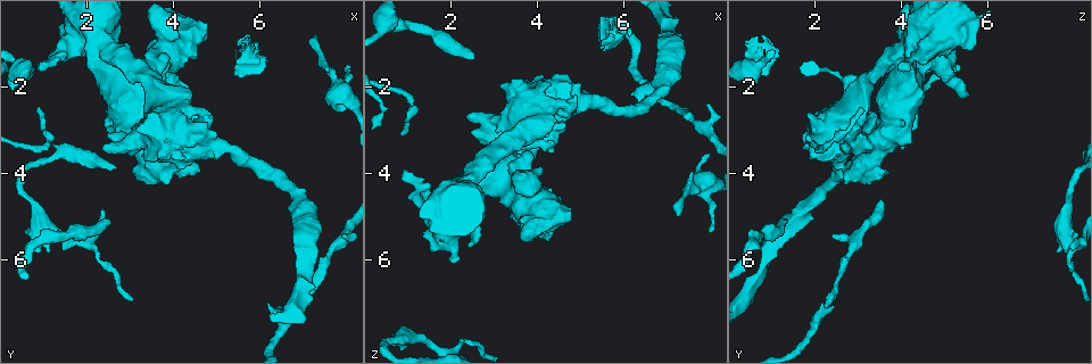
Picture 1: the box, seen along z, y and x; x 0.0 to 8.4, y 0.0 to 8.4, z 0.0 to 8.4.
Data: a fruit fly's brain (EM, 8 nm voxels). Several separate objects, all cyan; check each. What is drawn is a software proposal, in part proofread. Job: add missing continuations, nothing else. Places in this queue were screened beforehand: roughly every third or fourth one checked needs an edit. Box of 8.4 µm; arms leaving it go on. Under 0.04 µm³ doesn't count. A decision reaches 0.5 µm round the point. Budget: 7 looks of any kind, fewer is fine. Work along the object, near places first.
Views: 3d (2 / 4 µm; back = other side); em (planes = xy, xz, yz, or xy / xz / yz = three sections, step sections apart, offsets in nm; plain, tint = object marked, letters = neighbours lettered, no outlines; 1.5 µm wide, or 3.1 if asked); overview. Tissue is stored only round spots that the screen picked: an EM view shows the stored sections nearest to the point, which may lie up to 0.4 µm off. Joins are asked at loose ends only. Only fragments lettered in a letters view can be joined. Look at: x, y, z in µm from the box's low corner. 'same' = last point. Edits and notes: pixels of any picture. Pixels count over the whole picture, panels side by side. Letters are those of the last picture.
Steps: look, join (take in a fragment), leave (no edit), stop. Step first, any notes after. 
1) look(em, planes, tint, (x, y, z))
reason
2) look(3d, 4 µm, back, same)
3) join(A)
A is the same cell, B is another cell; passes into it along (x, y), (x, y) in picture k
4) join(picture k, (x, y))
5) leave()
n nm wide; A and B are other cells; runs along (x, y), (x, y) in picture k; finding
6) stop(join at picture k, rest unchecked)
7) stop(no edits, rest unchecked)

look(3d, 4 µm, (0.90, 1.60, 4.00))
an open end

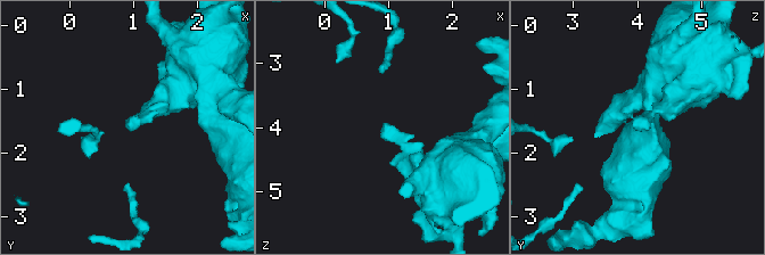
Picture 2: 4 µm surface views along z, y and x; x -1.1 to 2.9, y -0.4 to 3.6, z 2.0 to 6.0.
look(em, planes, plain, (0.90, 1.55, 4.00))
now the EM

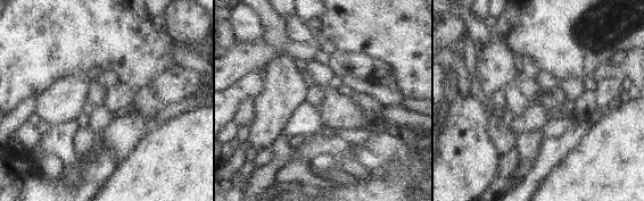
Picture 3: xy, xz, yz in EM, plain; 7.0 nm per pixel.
look(em, planes, letters, same)
what lies round it

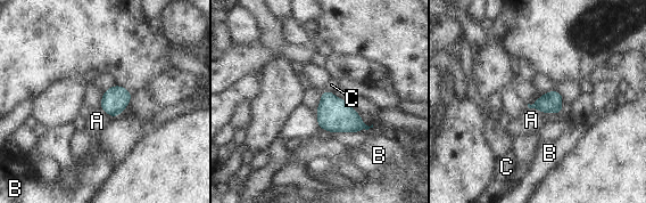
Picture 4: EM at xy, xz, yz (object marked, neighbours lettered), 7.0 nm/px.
leave()
150 nm wide; A, B and C are other cells; border along (529, 107), (535, 107), (544, 114) in picture 4; none of them fits

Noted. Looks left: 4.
look(3d, 4 µm, back, (2.55, 5.00, 1.40))
an open end

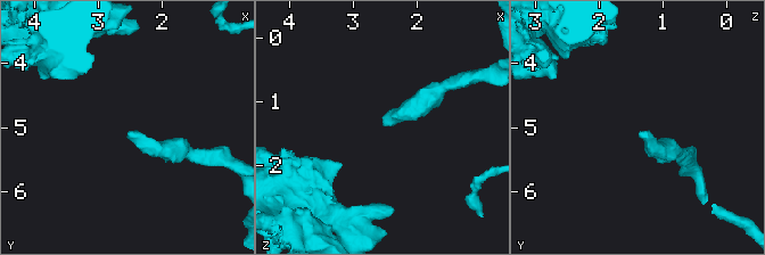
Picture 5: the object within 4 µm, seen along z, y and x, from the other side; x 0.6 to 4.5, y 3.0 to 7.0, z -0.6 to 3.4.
look(em, xz, step 4, tint, (2.50, 5.05, 1.35))

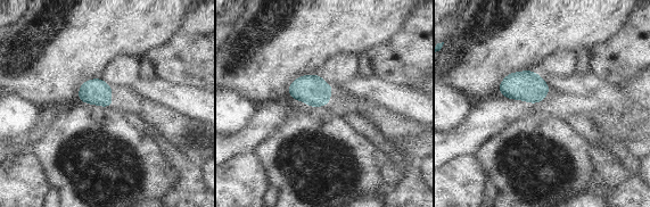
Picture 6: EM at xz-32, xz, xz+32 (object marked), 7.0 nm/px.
look(em, planes, letters, same)

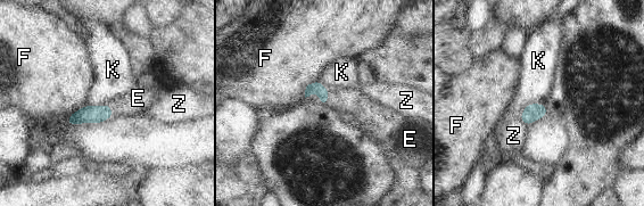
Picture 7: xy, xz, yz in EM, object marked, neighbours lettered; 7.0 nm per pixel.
join(E)
E is the same cell, F, K and Z are other cells; passes into it along (89, 114), (110, 110), (138, 98) in picture 7; it goes on there

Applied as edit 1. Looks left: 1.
stop(join at picture 7, rest unchecked)

